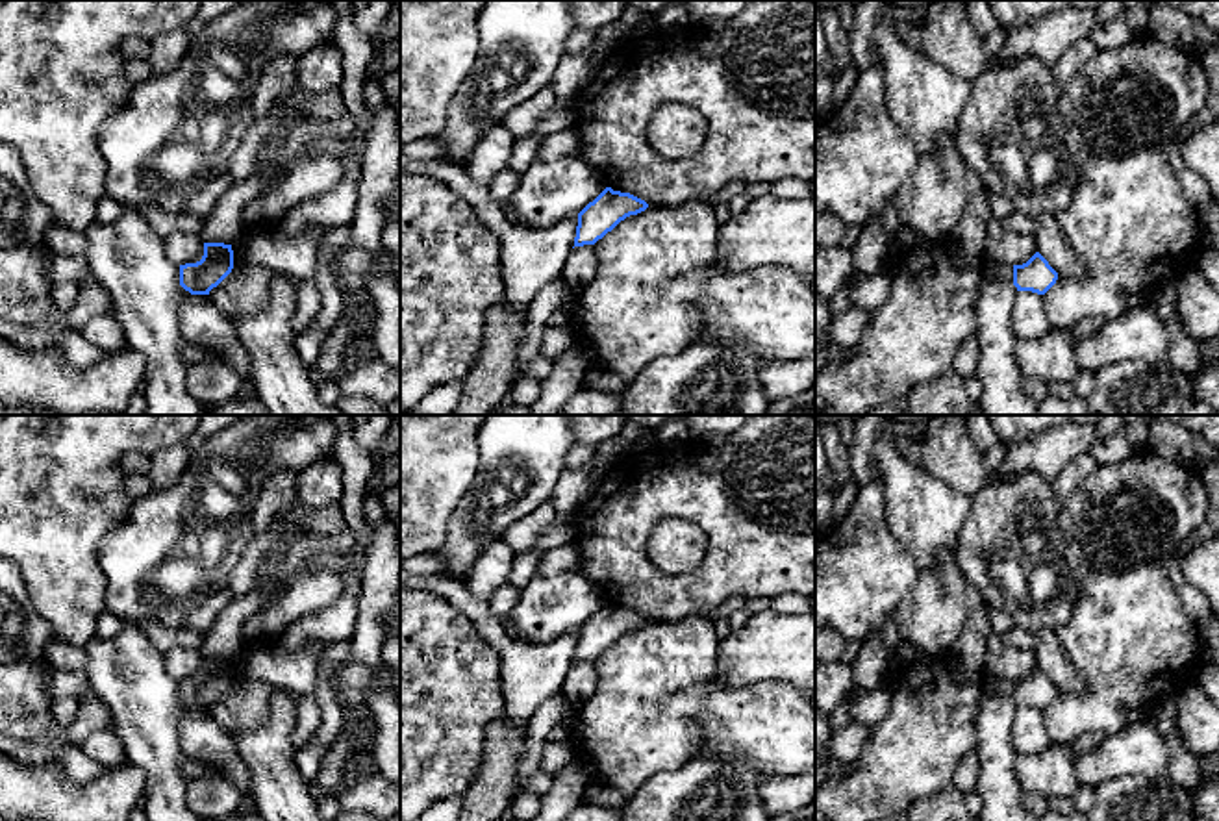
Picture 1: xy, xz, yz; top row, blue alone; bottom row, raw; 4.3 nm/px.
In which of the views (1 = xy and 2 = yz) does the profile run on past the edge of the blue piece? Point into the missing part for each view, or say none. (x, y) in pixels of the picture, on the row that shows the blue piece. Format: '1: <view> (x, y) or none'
1: none
2: none

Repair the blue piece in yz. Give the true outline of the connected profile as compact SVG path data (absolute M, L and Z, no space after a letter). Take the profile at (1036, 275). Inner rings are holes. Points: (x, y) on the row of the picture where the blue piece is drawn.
M1036 252L1026 263L1013 265L1013 285L1017 291L1045 295L1058 280L1058 272Z

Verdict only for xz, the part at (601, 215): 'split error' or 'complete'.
complete

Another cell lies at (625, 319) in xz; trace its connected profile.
M704 198L674 208L648 206L626 217L595 243L595 254L595 276L574 289L578 324L572 330L574 341L593 354L595 363L628 384L648 363L697 343L702 332L698 306L665 295L663 284L719 267L719 222Z

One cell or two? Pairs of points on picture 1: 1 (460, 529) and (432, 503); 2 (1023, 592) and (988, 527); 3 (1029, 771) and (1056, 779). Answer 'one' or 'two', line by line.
1: two
2: one
3: one

